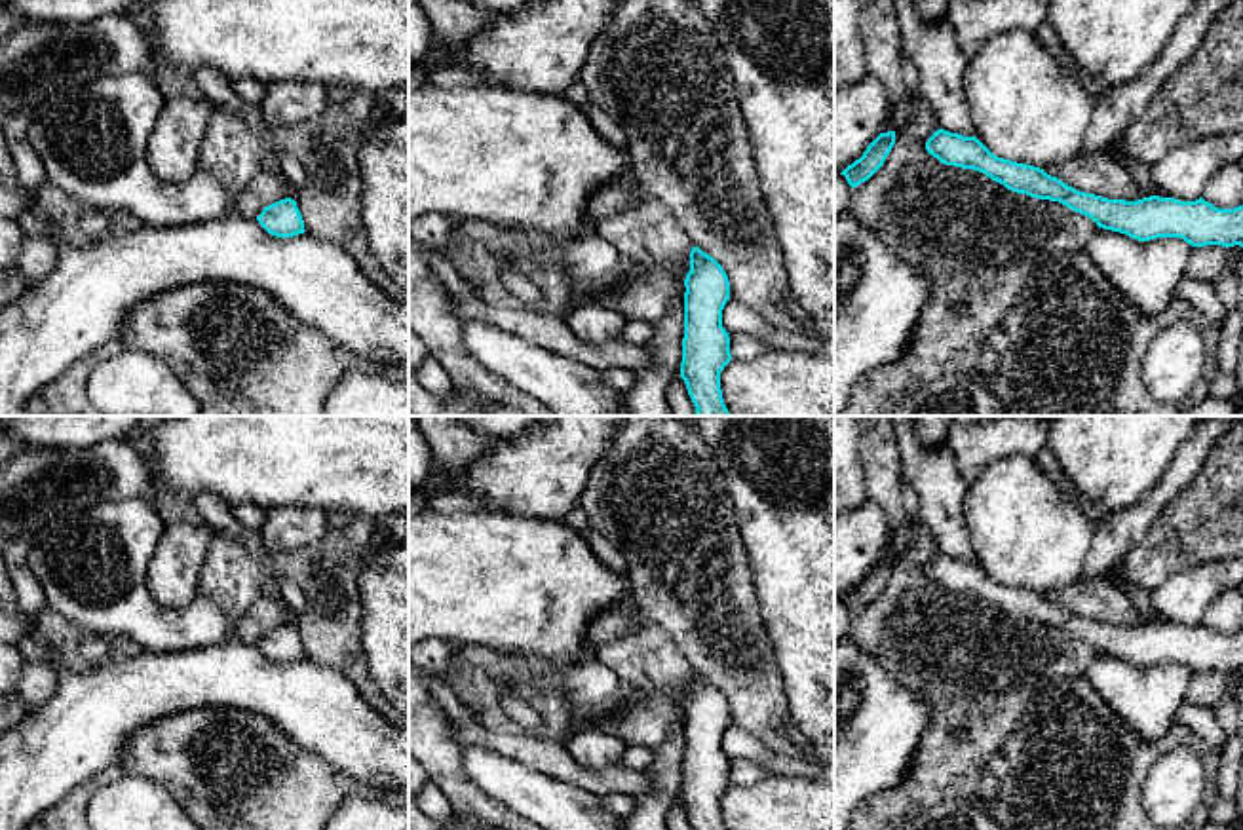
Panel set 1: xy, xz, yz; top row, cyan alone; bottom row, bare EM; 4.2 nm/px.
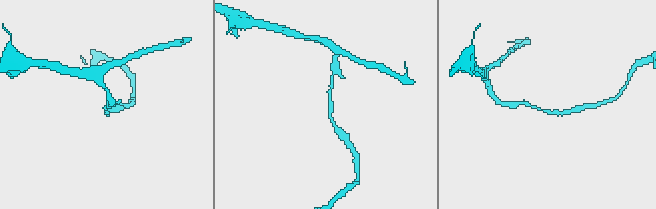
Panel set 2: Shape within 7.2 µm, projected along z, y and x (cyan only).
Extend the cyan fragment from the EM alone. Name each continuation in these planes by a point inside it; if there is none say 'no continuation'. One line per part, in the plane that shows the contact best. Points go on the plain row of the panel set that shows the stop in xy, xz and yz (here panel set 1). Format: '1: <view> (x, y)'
no continuation

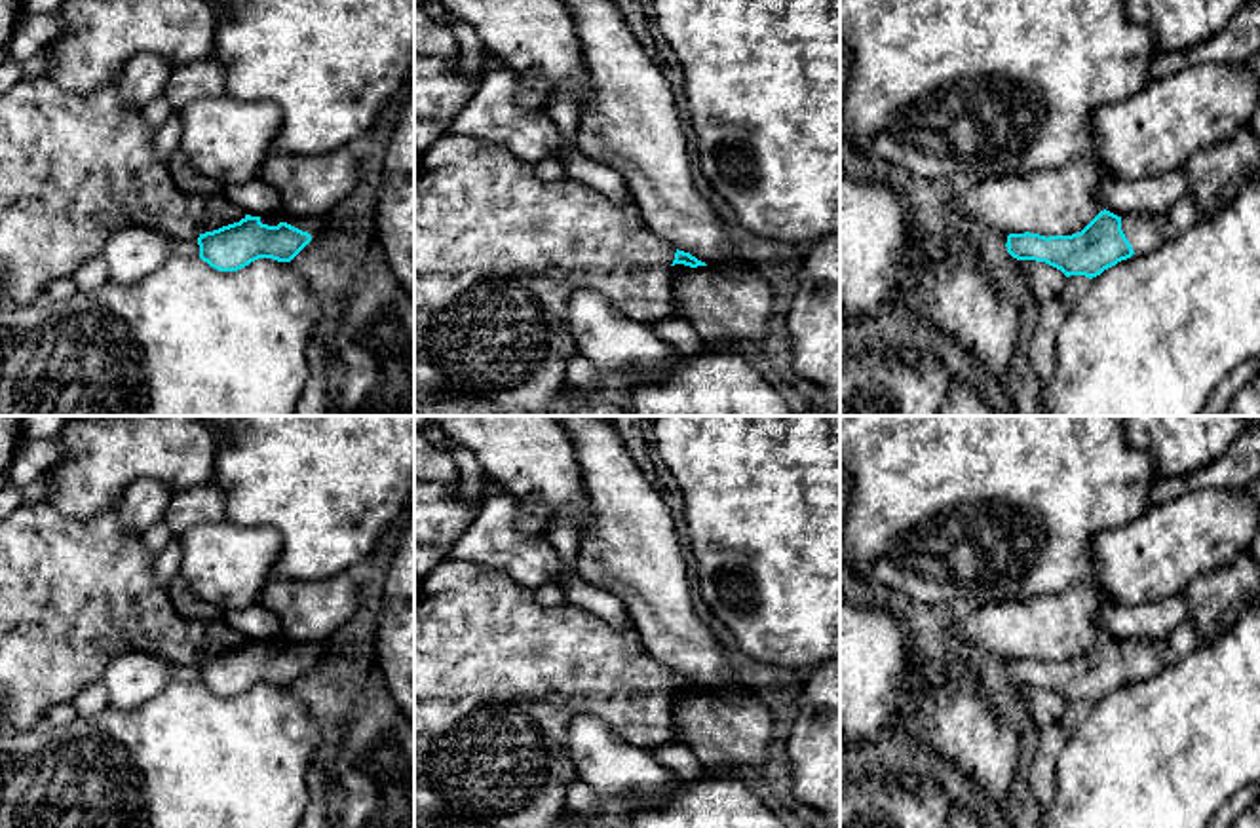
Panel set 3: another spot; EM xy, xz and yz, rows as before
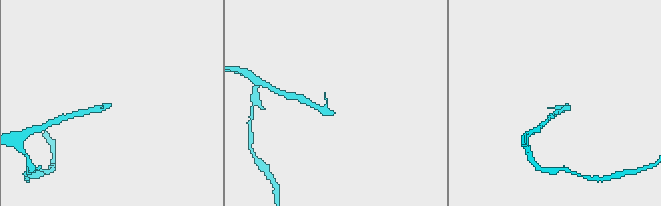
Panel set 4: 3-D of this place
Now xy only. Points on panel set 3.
1: xy (314, 650)

